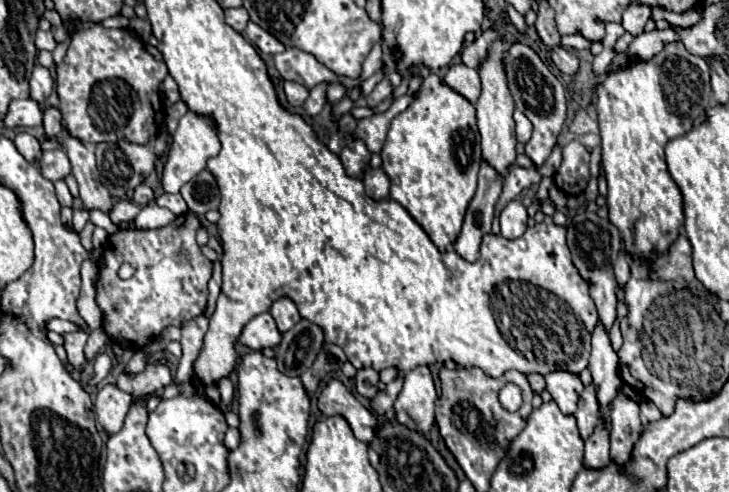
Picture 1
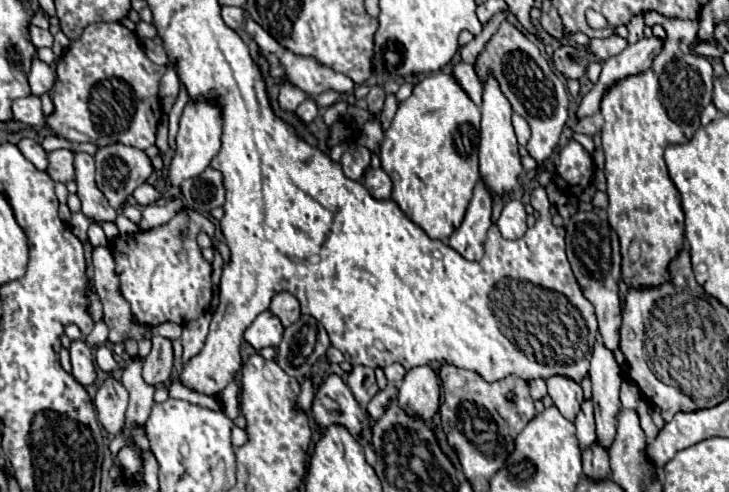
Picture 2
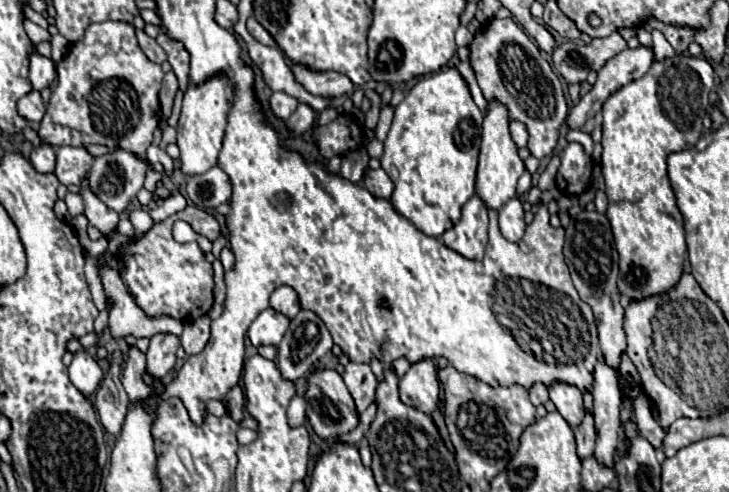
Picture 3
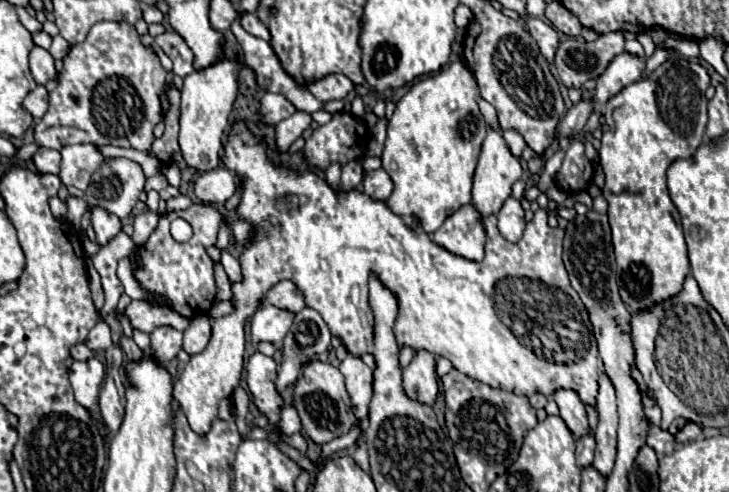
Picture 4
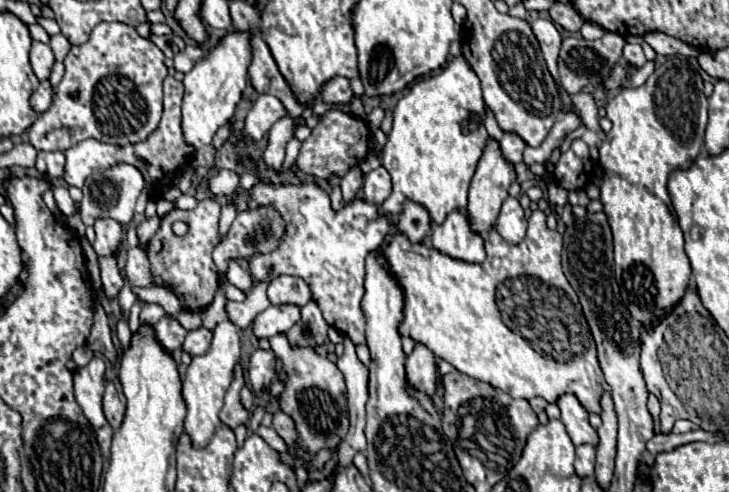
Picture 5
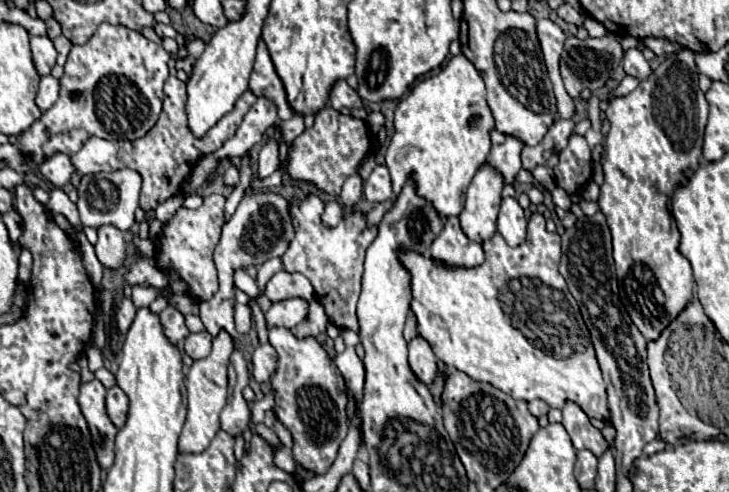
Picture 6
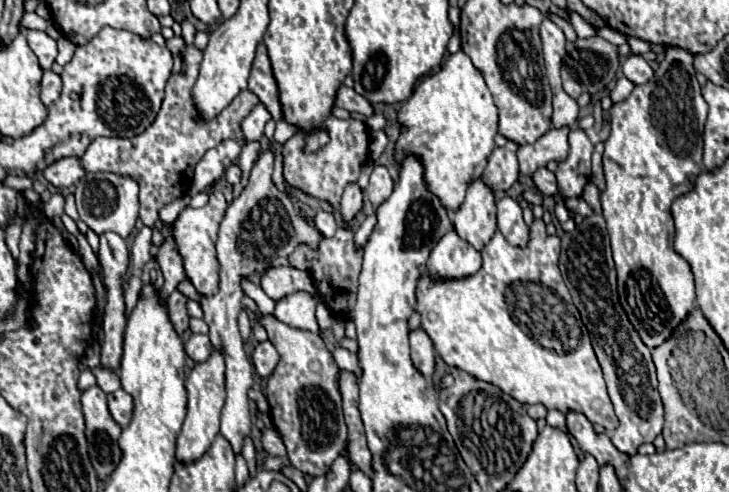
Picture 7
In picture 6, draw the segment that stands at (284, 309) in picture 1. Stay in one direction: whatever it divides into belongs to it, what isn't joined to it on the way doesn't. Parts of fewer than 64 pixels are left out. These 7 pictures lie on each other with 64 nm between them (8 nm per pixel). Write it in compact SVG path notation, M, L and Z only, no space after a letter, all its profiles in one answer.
M280 270L276 272L266 288L264 288L264 294L272 300L272 302L280 302L280 300L286 300L286 298L292 298L292 296L304 296L304 300L314 300L316 298L316 292L310 284L310 280L300 274L300 272L286 272L286 270Z

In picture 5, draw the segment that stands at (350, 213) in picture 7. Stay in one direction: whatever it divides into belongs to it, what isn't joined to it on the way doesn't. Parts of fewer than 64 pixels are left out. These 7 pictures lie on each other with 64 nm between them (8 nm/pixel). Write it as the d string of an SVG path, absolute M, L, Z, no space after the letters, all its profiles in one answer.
M358 166L352 168L352 172L348 172L348 174L342 178L340 188L342 188L342 198L344 198L344 202L352 202L352 200L358 196L358 192L360 192L360 188L362 188L362 172L360 172Z

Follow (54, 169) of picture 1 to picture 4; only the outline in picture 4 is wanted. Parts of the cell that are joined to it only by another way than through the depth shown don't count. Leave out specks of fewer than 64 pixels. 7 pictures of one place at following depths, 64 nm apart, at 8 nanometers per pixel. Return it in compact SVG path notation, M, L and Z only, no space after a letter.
M74 144L62 148L62 166L60 166L60 180L66 186L76 186L86 190L90 176L104 164L104 156L98 146L94 144Z

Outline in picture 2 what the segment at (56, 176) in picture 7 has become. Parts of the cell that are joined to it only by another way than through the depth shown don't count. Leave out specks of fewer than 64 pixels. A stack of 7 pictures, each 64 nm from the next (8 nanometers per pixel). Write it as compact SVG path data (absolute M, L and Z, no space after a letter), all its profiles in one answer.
M22 138L18 148L38 170L46 170L48 168L48 152L40 144L36 144L30 138Z

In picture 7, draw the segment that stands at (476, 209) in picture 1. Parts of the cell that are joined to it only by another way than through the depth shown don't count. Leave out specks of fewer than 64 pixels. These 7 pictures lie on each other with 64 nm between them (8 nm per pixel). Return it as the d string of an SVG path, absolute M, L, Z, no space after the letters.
M450 230L436 244L426 266L434 282L446 282L476 274L482 266L482 256L468 242L460 240L454 230Z

